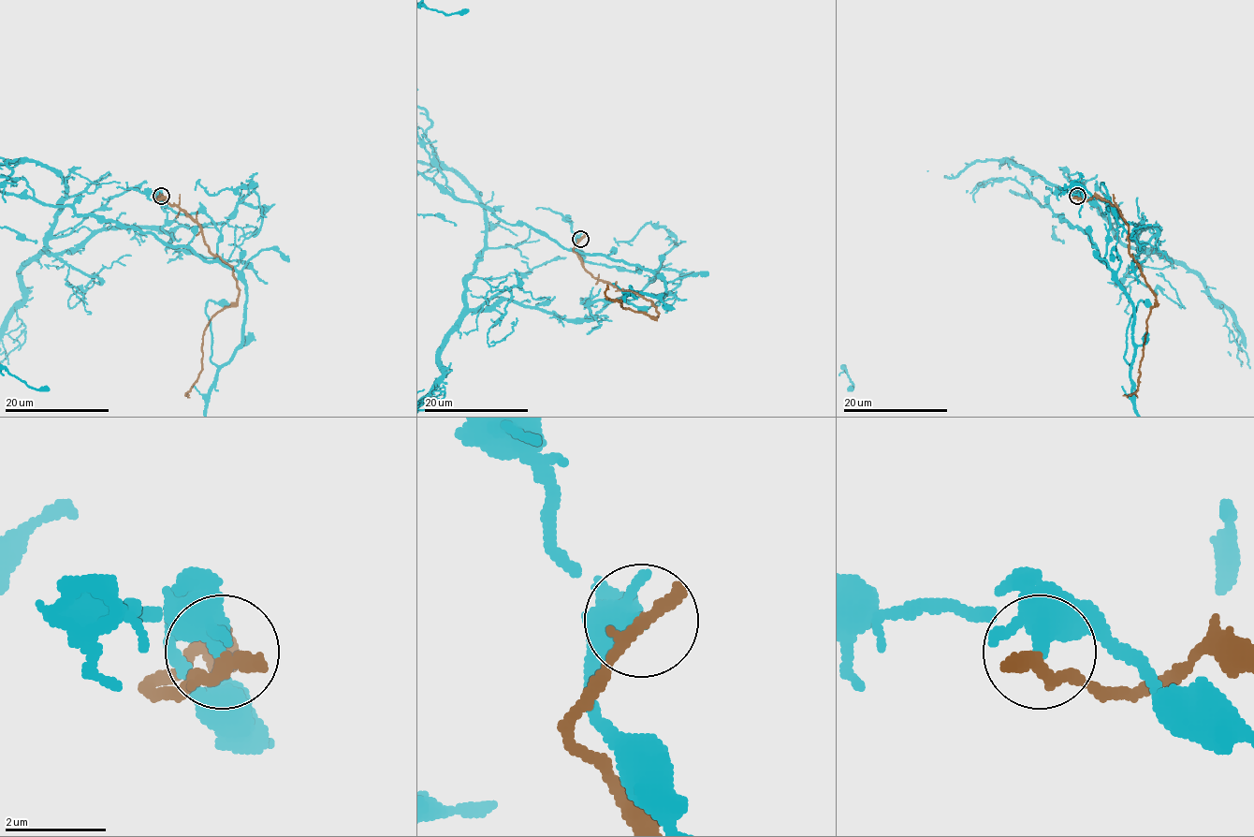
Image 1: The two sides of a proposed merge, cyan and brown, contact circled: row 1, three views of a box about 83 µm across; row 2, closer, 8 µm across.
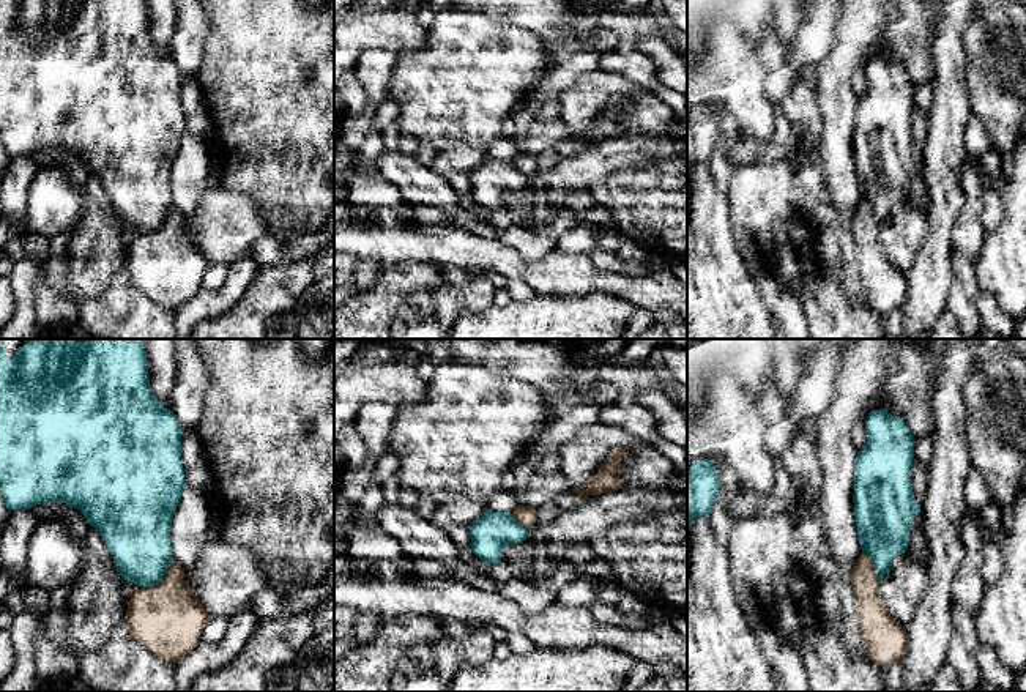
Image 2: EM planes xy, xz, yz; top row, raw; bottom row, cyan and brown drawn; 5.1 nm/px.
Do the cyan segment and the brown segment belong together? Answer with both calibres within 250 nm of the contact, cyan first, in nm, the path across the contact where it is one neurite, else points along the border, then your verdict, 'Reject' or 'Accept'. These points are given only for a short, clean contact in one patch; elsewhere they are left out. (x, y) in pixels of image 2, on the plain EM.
Thickness 320 nm (cyan) against 360 nm. Boundary: xy (172, 207), (166, 221), (158, 229), (141, 235). Reject

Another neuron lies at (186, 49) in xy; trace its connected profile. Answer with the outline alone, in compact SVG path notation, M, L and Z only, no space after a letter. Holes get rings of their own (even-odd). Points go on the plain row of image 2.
M175 0L177 30L169 46L169 57L181 76L195 76L205 55L210 20L200 0Z

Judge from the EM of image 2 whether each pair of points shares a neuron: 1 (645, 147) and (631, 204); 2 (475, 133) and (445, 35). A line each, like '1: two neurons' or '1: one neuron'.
1: two neurons
2: one neuron

